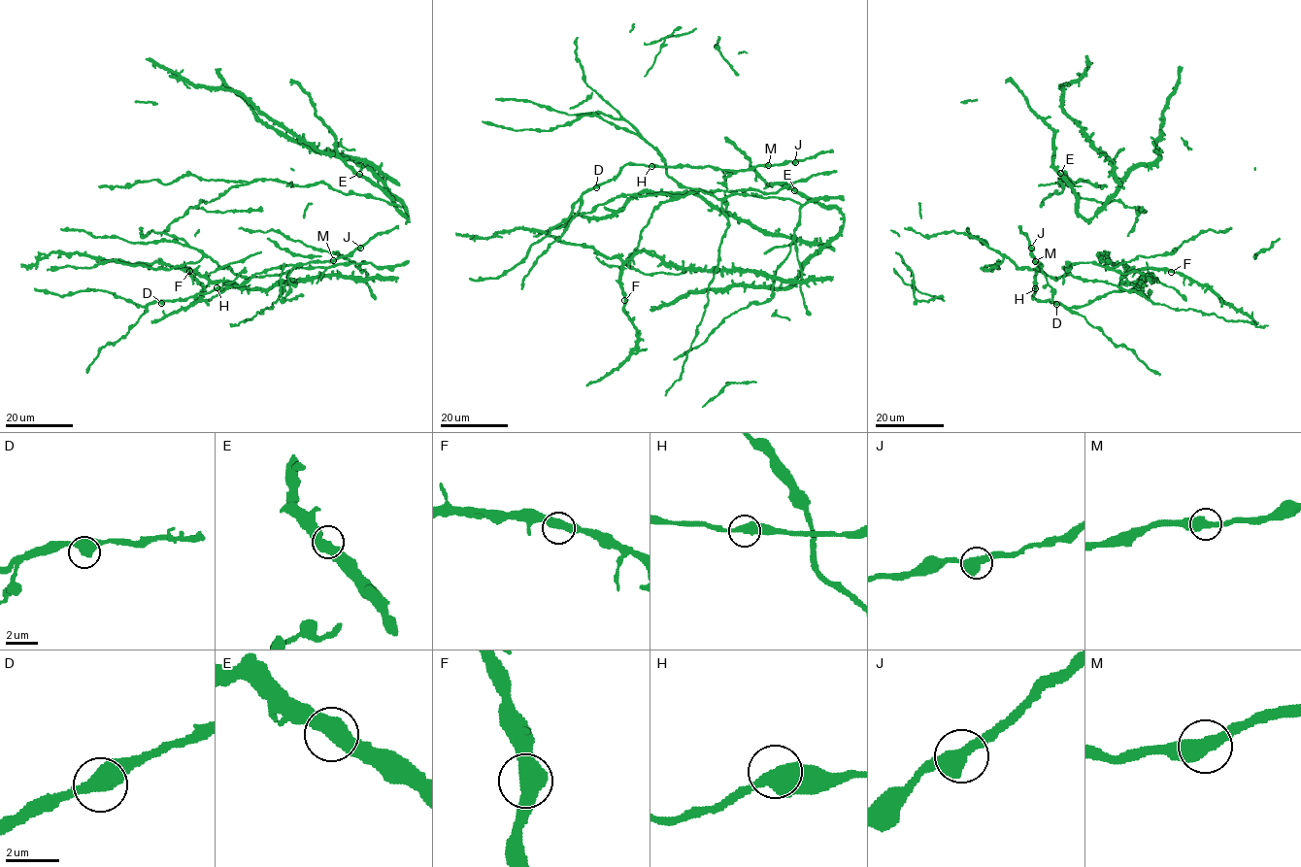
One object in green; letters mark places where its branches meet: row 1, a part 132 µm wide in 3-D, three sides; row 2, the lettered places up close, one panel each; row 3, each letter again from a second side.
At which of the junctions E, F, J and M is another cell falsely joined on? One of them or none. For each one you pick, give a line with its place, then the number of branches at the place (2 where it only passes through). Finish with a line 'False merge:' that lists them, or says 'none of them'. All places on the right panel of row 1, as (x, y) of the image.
False merge: none of them

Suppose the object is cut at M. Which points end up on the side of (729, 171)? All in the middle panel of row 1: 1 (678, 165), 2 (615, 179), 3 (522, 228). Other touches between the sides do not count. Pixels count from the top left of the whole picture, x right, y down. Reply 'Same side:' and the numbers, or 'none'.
Same side: 1, 2

